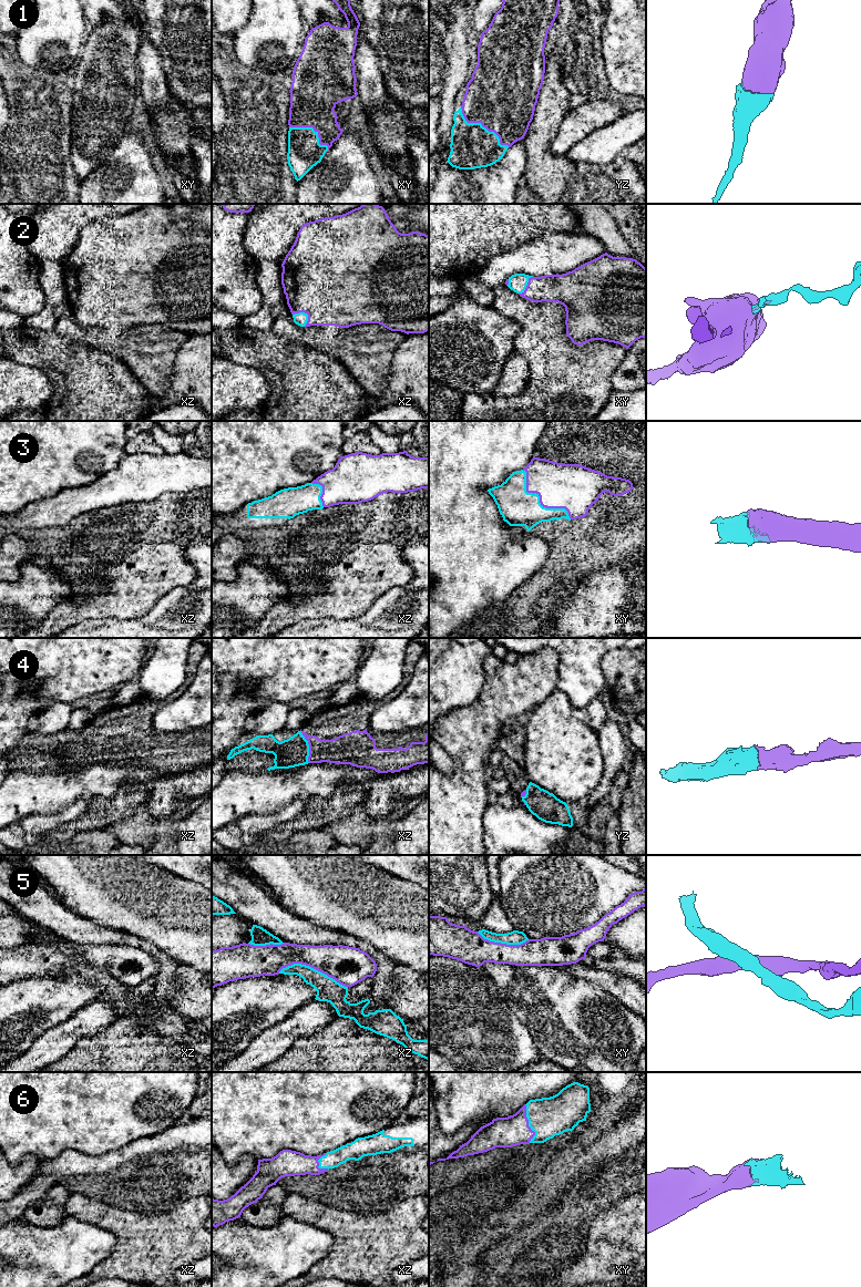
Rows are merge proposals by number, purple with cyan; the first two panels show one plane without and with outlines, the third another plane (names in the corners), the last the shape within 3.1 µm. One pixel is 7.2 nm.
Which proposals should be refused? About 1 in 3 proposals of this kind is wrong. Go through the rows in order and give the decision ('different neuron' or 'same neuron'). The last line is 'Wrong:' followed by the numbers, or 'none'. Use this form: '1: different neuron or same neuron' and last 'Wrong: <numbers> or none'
1: same neuron
2: same neuron
3: same neuron
4: same neuron
5: different neuron
6: same neuron
Wrong: 5

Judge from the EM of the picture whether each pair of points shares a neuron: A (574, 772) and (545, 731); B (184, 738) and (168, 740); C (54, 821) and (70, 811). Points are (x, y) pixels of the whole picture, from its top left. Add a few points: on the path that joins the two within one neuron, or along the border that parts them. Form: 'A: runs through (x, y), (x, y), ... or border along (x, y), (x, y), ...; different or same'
A: runs through (567, 762), (555, 741); same
B: runs through (181, 740), (172, 740); same
C: runs through (58, 819), (67, 814); same

